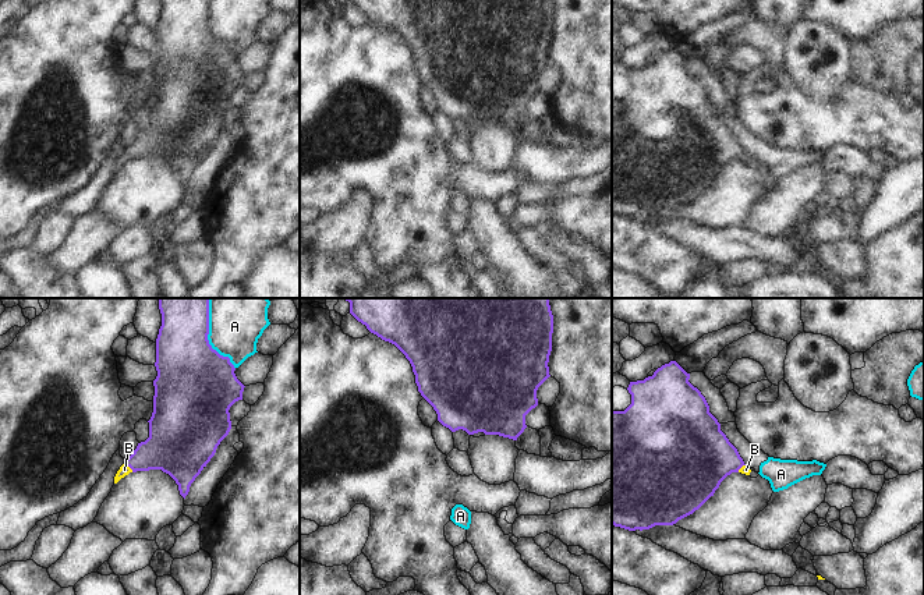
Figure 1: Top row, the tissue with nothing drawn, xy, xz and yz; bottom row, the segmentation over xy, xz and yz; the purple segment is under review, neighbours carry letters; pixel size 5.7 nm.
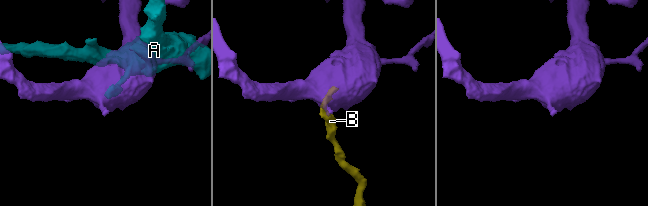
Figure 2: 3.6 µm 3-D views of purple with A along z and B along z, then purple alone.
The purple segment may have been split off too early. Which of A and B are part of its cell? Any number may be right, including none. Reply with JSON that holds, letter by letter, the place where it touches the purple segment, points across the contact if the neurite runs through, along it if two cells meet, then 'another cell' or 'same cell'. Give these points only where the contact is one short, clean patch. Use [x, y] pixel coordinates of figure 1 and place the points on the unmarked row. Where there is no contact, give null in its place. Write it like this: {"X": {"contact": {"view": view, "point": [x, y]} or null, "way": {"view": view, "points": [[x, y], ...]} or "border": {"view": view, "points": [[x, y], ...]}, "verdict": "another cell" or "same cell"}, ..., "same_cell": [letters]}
{"A": {"contact": {"view": "xy", "point": [208, 31]}, "verdict": "another cell"}, "B": {"contact": {"view": "xy", "point": [128, 153]}, "way": {"view": "xy", "points": [[167, 135], [128, 153], [124, 158]]}, "verdict": "same cell"}, "same_cell": ["B"]}

